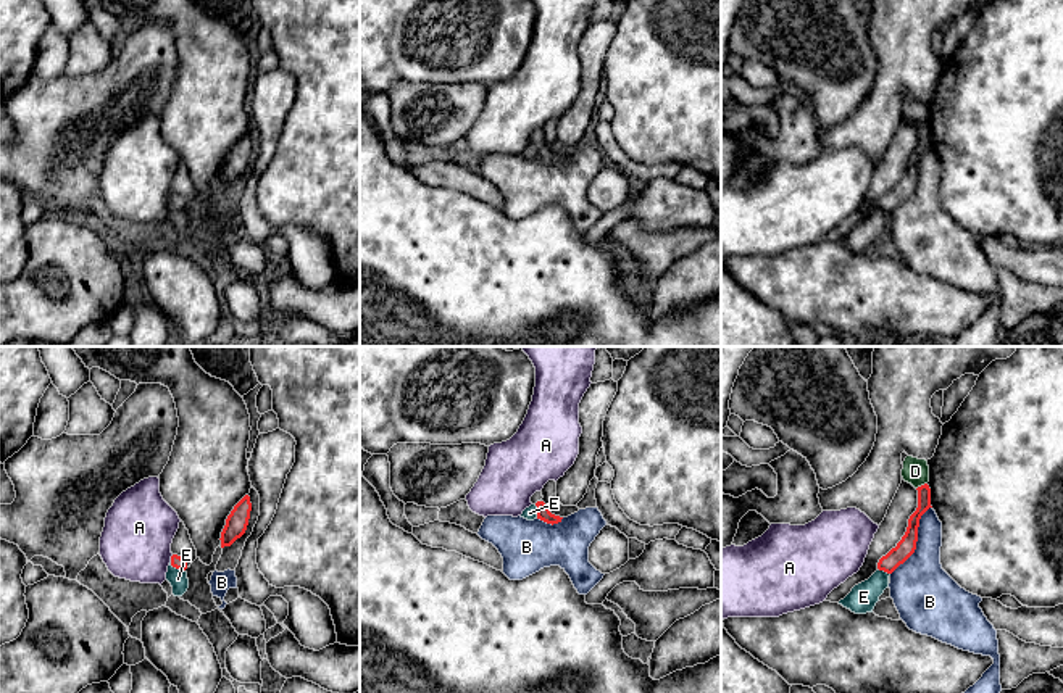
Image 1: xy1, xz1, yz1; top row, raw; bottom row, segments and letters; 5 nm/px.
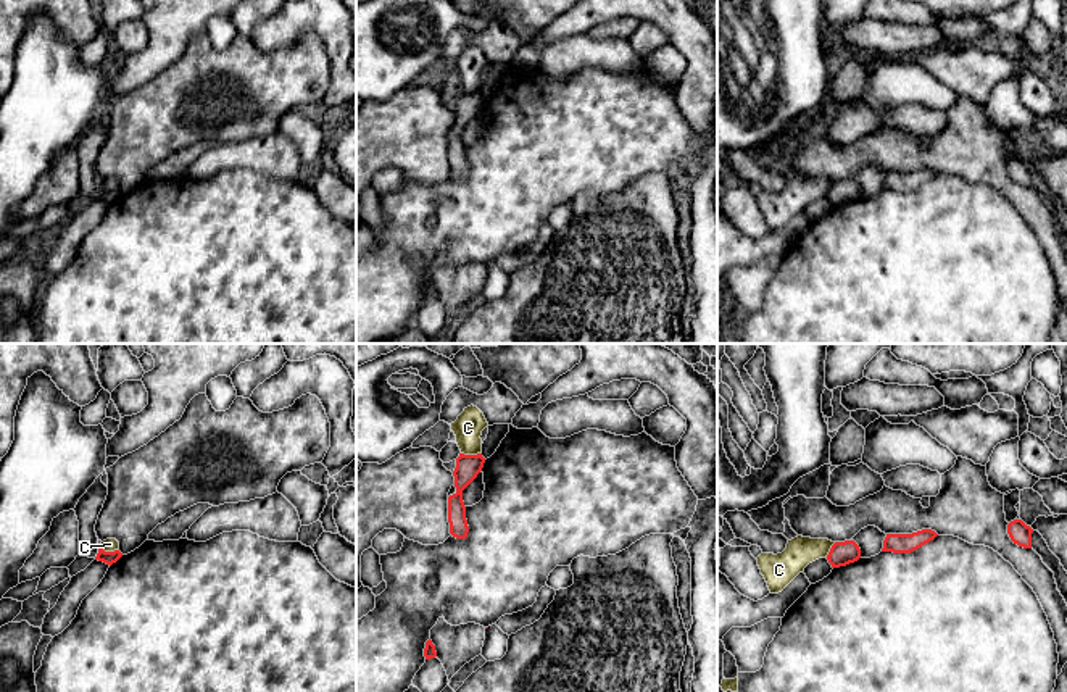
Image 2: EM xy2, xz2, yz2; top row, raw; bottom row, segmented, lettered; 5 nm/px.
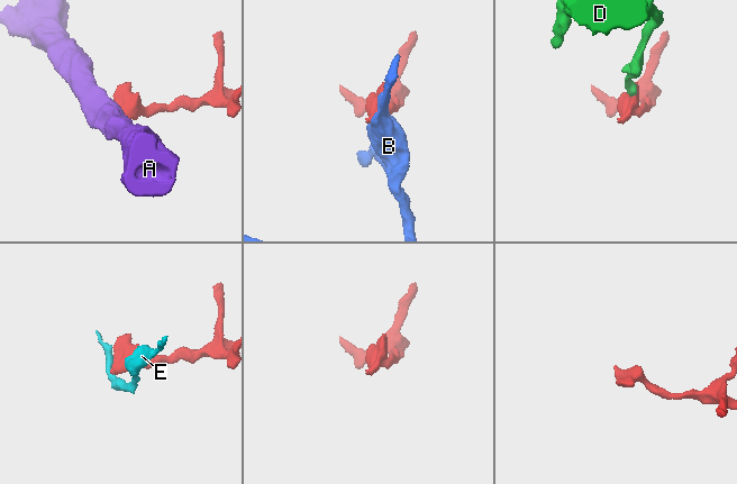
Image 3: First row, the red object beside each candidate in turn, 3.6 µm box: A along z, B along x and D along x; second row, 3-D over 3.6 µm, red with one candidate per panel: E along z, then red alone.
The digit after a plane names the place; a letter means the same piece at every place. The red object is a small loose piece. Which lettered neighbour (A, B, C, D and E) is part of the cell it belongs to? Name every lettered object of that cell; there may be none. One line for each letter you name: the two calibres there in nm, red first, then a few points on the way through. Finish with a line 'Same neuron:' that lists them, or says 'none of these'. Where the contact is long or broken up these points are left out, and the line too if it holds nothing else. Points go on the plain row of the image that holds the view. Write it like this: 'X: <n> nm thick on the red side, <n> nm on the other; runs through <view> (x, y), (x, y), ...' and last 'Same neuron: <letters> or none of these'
Same neuron: none of these

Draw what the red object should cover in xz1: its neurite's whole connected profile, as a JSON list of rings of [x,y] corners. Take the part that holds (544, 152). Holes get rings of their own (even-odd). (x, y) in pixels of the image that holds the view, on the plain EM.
[[[536,131],[531,135],[531,142],[537,145],[537,158],[552,164],[561,161],[563,156],[552,153],[548,145],[542,140],[542,137],[542,131]]]

